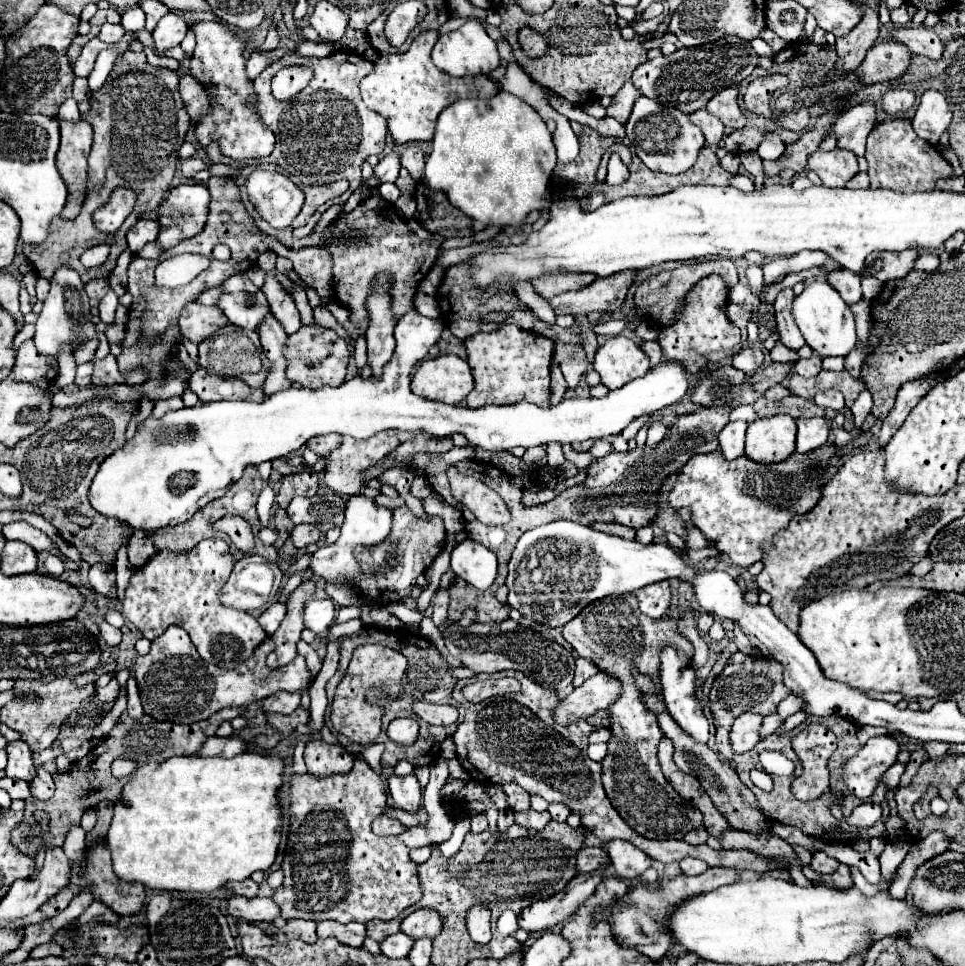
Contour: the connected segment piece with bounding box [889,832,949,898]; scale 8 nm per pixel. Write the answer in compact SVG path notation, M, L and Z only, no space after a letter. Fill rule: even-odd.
M933 832L929 838L921 840L921 842L915 842L911 844L905 860L901 862L899 866L899 878L893 882L893 886L889 888L889 892L895 896L895 898L905 898L905 892L907 892L907 886L911 884L911 878L915 876L915 870L925 864L927 860L939 856L943 850L947 850L949 842L945 842L945 838L941 838L941 834Z

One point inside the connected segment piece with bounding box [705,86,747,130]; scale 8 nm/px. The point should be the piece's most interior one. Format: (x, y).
(724, 105)

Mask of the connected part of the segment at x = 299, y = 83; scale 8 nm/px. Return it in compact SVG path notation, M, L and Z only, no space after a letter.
M309 66L305 68L283 68L279 70L271 80L271 92L279 101L293 98L293 94L299 94L313 78L313 70Z

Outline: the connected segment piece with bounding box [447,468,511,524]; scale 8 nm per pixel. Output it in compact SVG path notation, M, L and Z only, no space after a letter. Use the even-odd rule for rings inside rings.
M449 468L447 476L451 482L457 482L453 484L453 490L459 490L459 502L465 504L483 524L503 524L511 520L511 514L497 492L481 482L477 484L475 478L465 478L455 468Z

